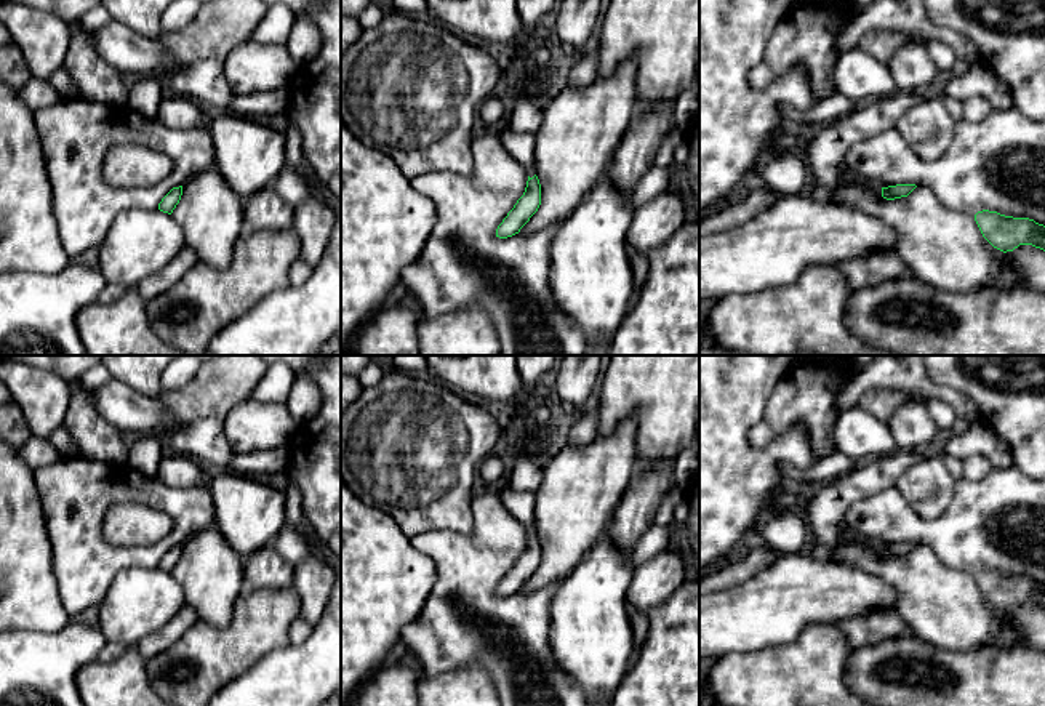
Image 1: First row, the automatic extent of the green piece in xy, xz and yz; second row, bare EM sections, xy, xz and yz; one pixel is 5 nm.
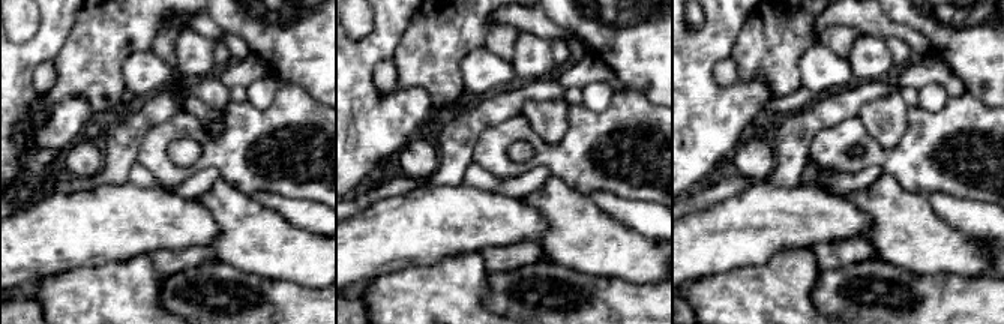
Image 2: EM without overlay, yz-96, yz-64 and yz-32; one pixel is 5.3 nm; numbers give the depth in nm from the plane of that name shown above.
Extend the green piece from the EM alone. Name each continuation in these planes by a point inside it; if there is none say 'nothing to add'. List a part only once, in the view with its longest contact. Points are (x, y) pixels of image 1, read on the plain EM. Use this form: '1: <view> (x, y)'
1: xz (520, 505)

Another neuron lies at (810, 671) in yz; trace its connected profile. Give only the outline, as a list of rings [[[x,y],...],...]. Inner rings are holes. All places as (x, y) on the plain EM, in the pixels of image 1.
[[[810,624],[791,644],[730,653],[699,669],[699,679],[719,706],[872,706],[851,693],[845,668],[851,647],[832,624]]]

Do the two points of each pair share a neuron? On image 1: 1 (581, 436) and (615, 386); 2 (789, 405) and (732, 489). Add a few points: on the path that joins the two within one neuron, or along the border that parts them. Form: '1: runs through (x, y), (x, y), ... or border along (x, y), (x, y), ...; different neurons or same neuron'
1: border along (597, 409), (596, 434); different neurons
2: border along (775, 439), (799, 425), (812, 447); different neurons

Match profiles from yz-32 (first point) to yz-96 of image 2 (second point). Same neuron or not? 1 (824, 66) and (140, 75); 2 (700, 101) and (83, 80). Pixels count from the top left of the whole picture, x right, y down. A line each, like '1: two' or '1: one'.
1: one
2: two

